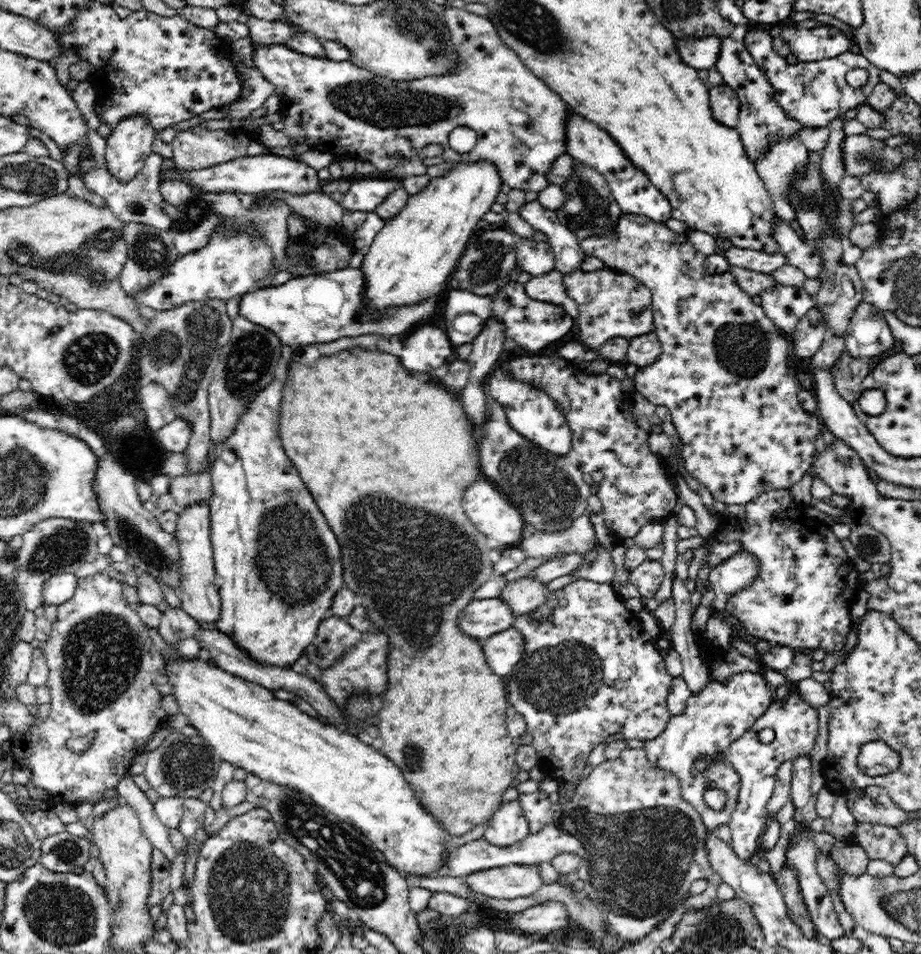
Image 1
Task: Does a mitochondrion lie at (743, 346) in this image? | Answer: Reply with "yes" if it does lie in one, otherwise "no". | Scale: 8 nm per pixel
yes

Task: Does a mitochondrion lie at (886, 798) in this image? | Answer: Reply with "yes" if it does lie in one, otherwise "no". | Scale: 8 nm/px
no

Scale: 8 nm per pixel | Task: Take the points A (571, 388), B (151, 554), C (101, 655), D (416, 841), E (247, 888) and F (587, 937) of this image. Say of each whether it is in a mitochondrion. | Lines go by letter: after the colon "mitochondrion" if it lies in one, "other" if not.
A: other
B: mitochondrion
C: mitochondrion
D: other
E: mitochondrion
F: other

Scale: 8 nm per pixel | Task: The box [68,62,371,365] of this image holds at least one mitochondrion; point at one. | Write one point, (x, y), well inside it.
(149, 252)

